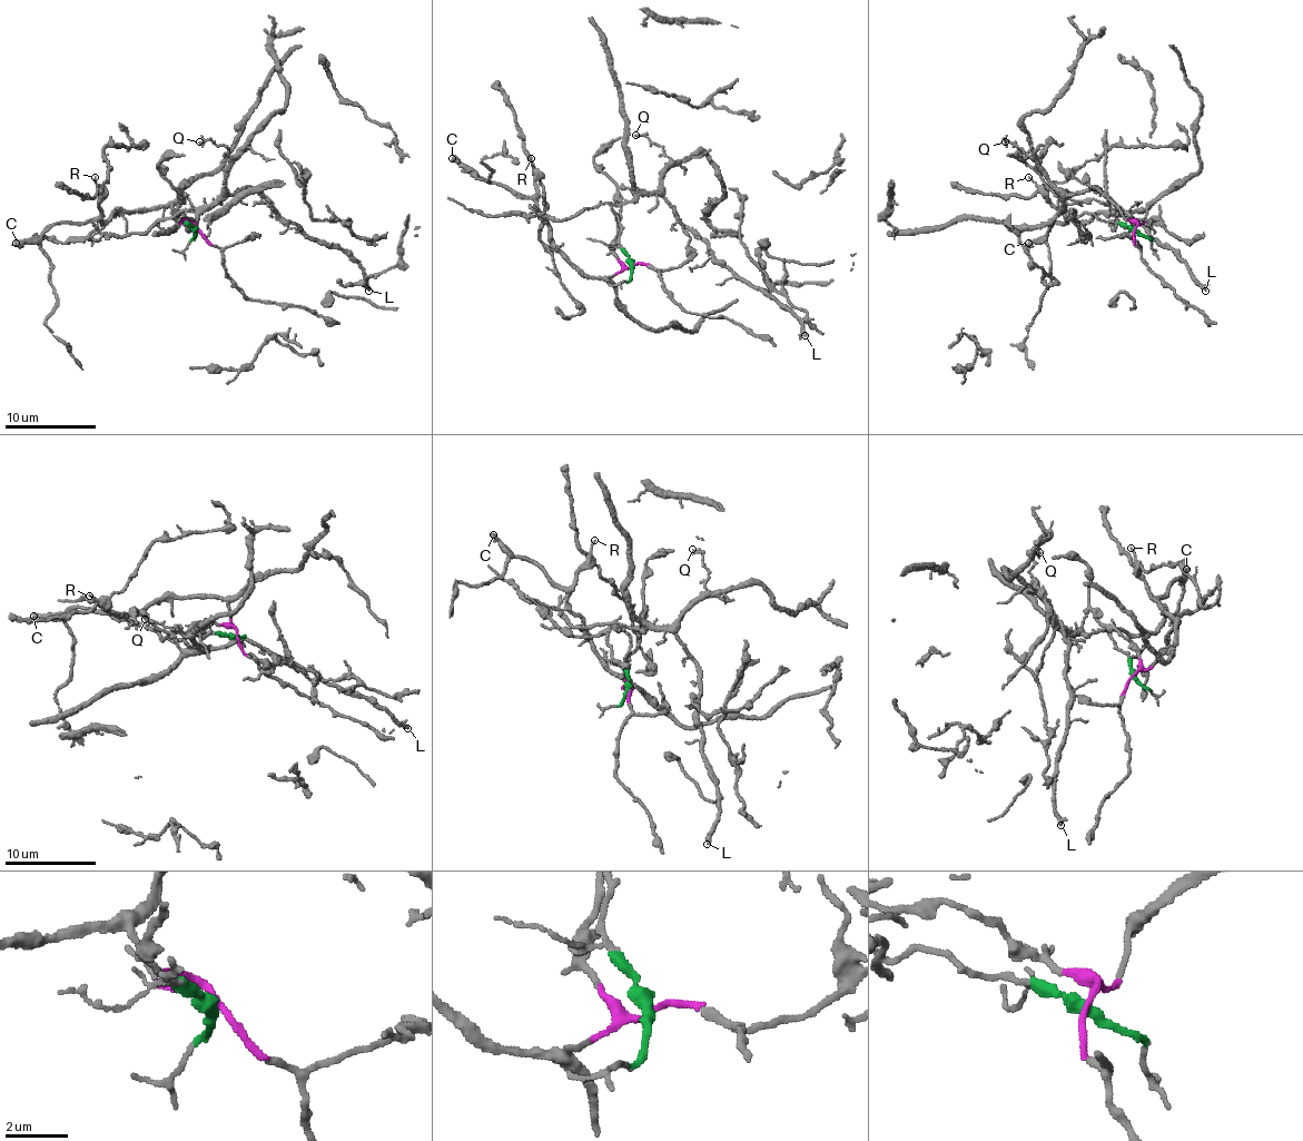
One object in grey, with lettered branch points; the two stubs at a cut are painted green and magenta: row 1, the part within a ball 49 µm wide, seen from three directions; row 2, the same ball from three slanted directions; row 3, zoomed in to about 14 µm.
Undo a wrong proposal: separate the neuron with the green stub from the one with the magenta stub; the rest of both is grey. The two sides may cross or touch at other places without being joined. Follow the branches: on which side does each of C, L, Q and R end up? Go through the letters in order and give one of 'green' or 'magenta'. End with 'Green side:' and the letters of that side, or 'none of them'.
C: magenta
L: green
Q: green
R: magenta
Green side: L, Q

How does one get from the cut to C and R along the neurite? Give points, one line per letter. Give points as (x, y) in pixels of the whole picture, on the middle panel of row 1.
C: (632, 265), (617, 274), (586, 276), (556, 247), (552, 228), (532, 199), (486, 183), (452, 158)
R: (632, 265), (617, 274), (586, 276), (556, 247), (552, 228), (536, 199), (532, 158)

